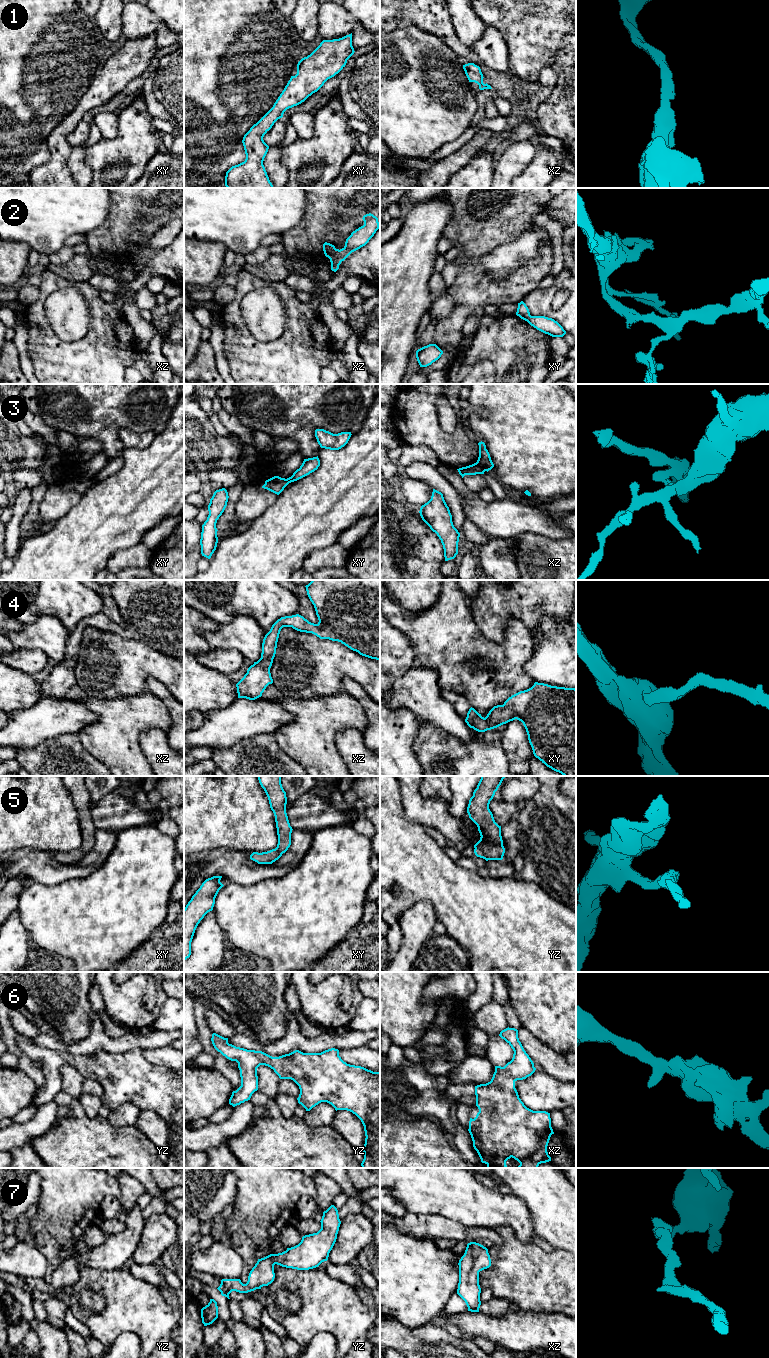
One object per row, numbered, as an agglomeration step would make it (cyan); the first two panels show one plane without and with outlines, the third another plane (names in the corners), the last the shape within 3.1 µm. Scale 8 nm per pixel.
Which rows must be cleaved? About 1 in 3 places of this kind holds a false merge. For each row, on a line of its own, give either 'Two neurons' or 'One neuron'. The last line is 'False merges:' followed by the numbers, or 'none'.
1: One neuron
2: Two neurons
3: Two neurons
4: One neuron
5: Two neurons
6: One neuron
7: One neuron
False merges: 2, 3, 5

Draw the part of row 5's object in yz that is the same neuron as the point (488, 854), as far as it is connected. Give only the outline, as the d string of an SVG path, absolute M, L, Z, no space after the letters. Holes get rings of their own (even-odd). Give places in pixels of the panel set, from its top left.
M495 847L491 849L478 848L474 849L474 853L477 857L483 858L486 861L502 860L505 853L505 849L497 849Z

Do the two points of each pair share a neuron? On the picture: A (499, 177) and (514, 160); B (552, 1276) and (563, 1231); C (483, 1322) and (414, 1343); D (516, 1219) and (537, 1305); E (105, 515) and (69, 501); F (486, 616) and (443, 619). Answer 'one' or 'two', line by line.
A: one
B: two
C: two
D: two
E: two
F: two

